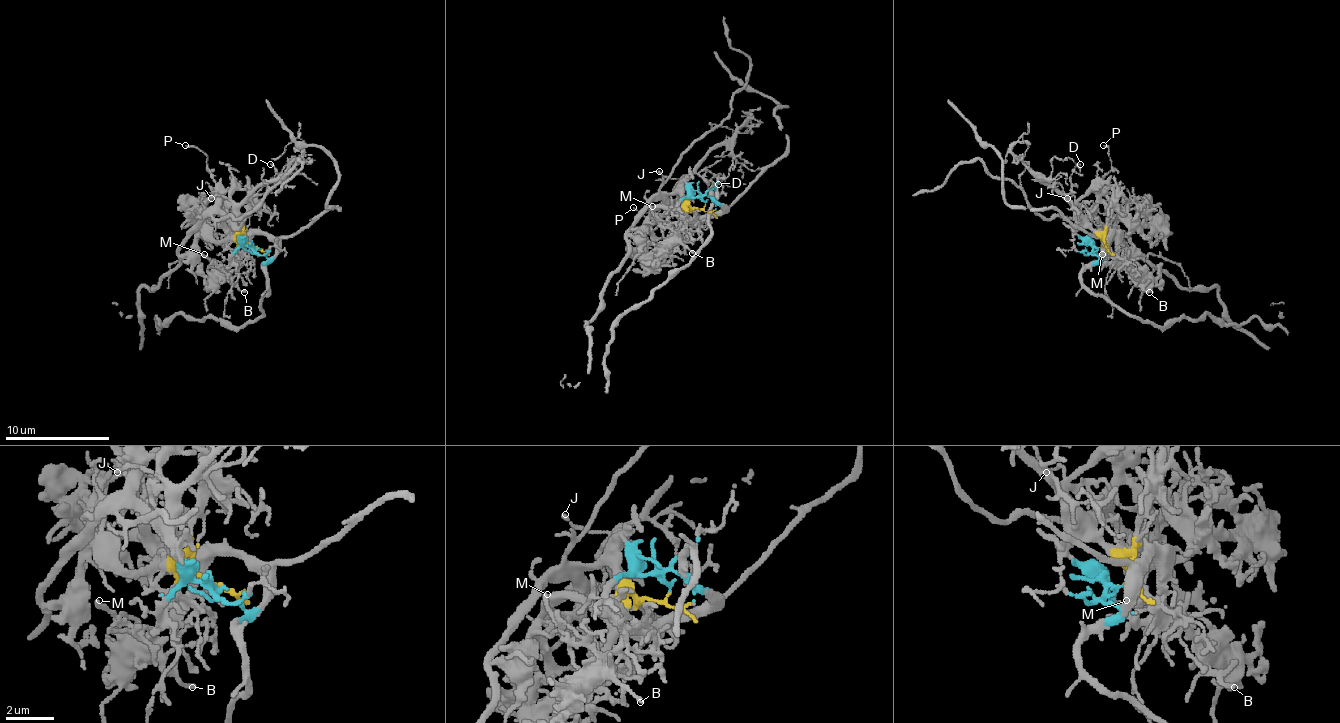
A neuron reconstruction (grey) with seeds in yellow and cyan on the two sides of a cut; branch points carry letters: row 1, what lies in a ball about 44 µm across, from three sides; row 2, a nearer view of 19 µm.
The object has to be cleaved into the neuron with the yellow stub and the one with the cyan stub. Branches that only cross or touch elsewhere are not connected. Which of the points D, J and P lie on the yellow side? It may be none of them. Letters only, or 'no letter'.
D, J, P

